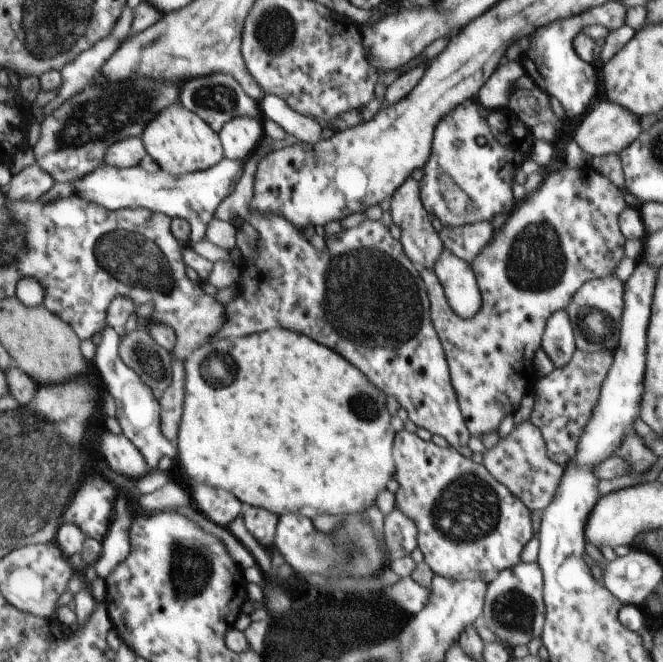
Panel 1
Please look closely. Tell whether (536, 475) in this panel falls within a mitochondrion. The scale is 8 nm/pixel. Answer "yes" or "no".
no

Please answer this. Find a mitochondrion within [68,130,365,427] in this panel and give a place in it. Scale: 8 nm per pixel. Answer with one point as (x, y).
(129, 256)

